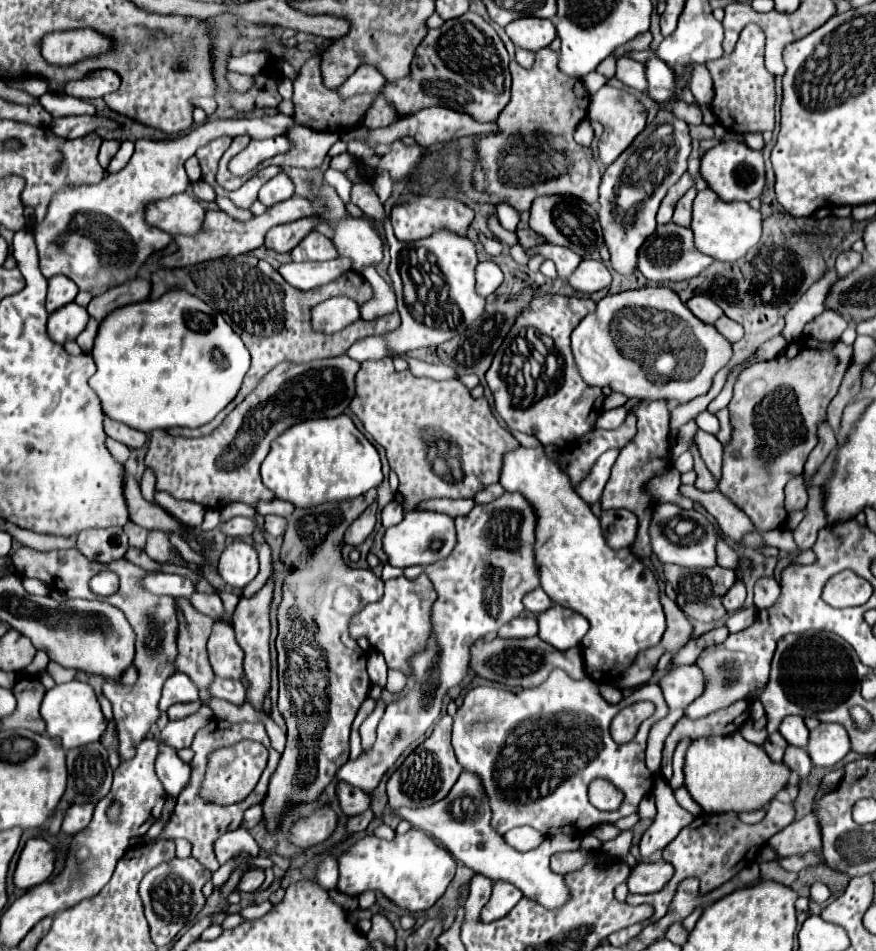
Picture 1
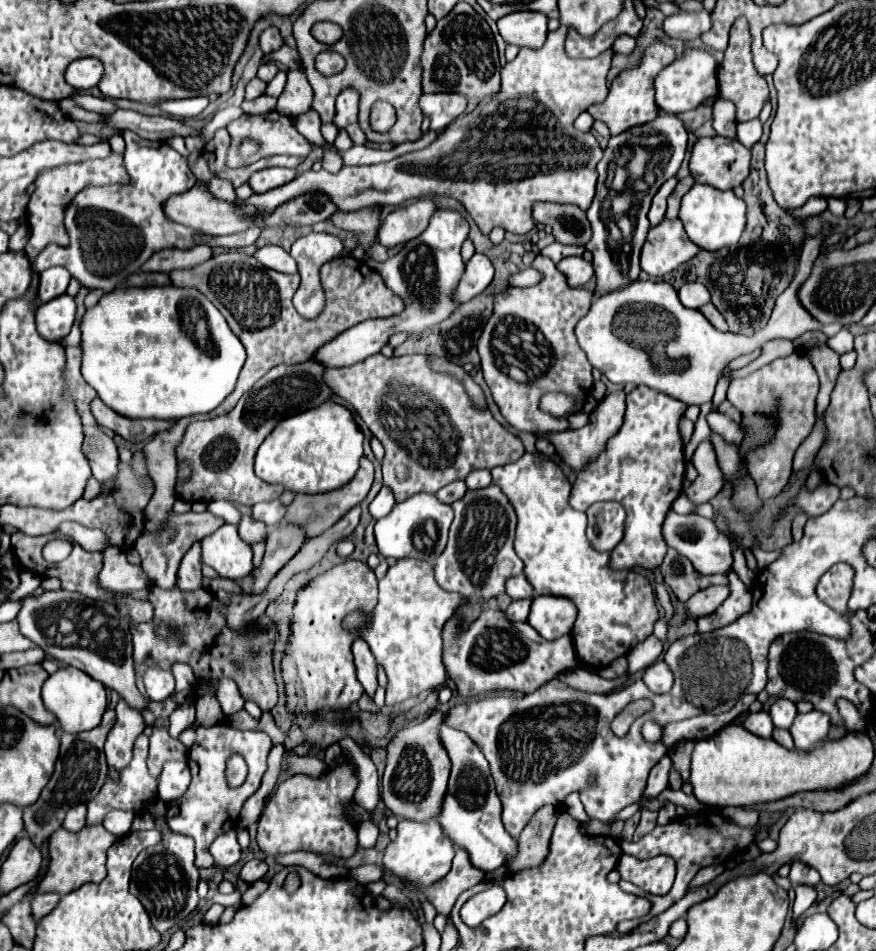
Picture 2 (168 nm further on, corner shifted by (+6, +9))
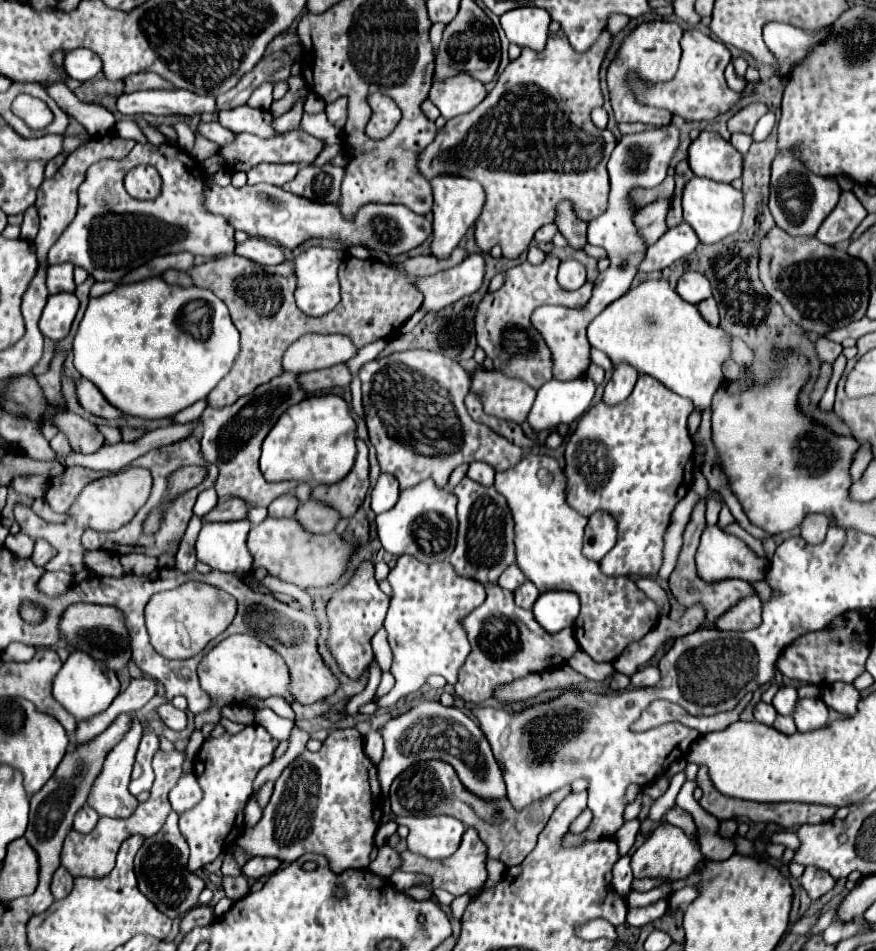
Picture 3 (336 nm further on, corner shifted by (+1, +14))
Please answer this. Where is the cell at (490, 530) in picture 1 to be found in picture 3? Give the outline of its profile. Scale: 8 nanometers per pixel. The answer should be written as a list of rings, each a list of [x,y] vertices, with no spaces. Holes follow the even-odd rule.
[[[463,478],[453,490],[457,496],[457,546],[449,558],[457,576],[473,578],[481,584],[489,584],[489,570],[505,570],[515,562],[515,524],[505,496],[501,496],[495,486],[481,486],[469,478]]]

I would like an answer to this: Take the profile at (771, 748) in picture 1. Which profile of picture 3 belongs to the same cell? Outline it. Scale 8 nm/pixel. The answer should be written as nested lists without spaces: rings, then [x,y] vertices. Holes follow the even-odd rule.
[[[759,702],[757,708],[755,708],[755,720],[761,722],[761,724],[767,724],[767,726],[773,726],[777,718],[777,712],[771,704],[765,704],[765,702]]]

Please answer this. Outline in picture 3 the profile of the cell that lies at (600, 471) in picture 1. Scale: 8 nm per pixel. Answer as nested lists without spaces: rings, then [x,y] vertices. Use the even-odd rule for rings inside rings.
[[[629,366],[615,368],[611,380],[609,380],[607,386],[605,386],[603,402],[605,402],[607,406],[617,406],[617,404],[625,402],[625,400],[629,398],[629,394],[633,392],[637,378],[639,378],[637,370],[629,368]]]

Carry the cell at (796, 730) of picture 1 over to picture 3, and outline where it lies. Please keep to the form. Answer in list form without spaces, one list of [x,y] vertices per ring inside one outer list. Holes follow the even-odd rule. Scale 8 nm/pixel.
[[[781,686],[779,692],[773,698],[773,706],[775,706],[775,710],[781,716],[793,716],[795,706],[797,706],[797,700],[799,700],[797,688],[793,688],[793,686]]]

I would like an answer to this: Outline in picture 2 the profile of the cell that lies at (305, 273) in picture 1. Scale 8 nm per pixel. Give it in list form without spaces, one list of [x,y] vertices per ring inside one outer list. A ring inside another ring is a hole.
[[[264,245],[264,247],[256,249],[254,257],[264,267],[274,269],[274,271],[280,271],[280,273],[296,273],[298,271],[296,261],[282,247],[276,247],[276,245]]]

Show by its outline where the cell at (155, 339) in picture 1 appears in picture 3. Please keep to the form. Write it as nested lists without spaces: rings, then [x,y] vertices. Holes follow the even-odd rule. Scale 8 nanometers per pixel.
[[[163,278],[121,284],[113,292],[91,298],[73,340],[75,368],[91,380],[121,412],[137,418],[171,418],[175,412],[205,398],[231,370],[241,352],[239,330],[227,306],[209,290],[171,286]]]

